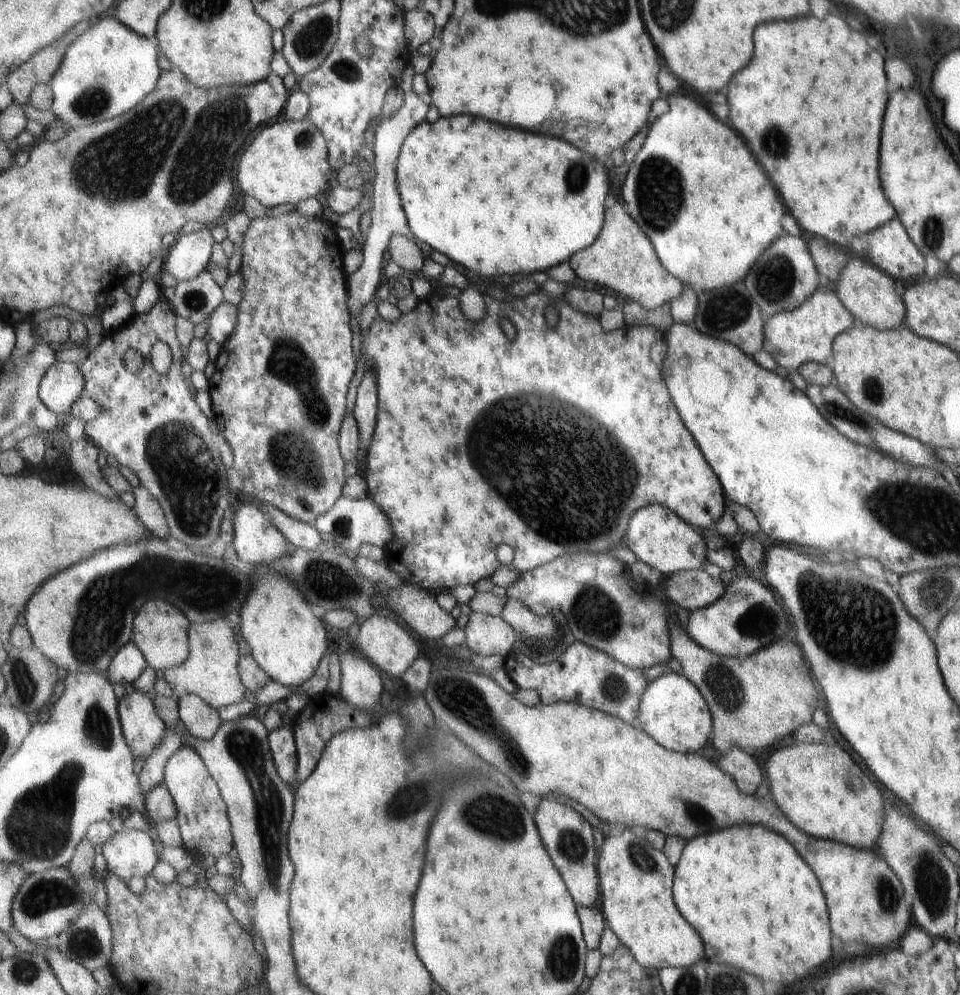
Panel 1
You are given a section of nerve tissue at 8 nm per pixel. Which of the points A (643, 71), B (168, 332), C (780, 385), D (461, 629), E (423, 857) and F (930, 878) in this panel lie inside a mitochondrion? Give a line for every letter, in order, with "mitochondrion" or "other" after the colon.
A: other
B: other
C: other
D: other
E: other
F: mitochondrion

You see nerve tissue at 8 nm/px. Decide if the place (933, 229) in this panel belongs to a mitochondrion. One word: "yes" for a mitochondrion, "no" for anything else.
yes

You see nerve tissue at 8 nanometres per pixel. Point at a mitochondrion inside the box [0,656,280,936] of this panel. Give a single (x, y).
(41, 824)

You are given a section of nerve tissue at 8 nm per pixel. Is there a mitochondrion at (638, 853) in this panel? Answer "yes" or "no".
yes

